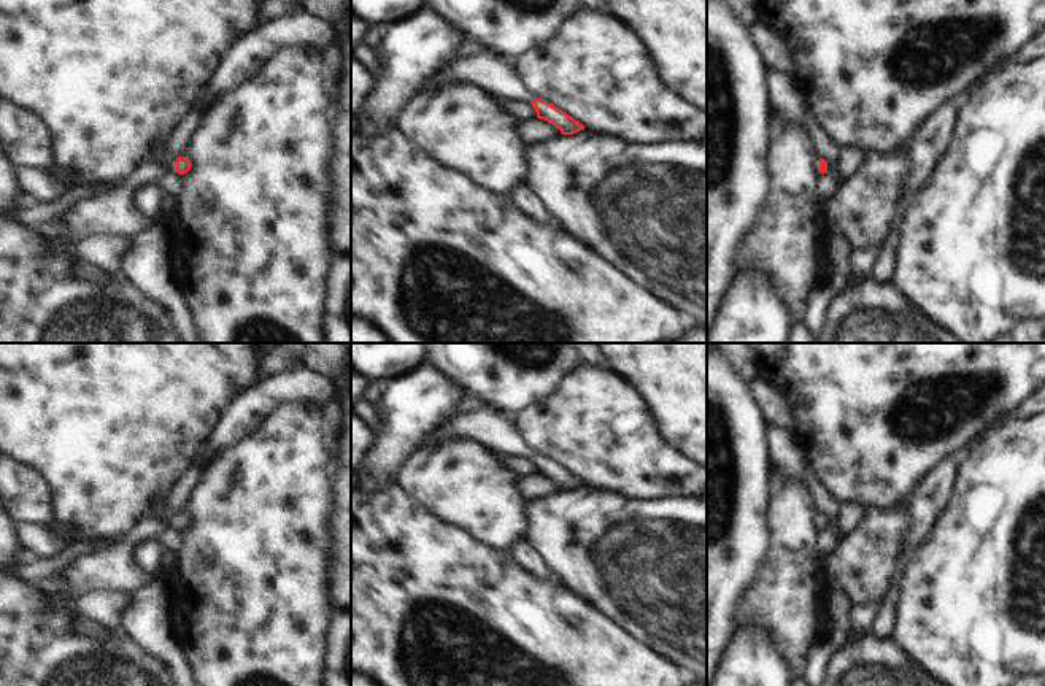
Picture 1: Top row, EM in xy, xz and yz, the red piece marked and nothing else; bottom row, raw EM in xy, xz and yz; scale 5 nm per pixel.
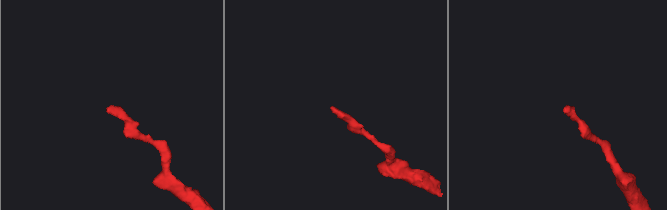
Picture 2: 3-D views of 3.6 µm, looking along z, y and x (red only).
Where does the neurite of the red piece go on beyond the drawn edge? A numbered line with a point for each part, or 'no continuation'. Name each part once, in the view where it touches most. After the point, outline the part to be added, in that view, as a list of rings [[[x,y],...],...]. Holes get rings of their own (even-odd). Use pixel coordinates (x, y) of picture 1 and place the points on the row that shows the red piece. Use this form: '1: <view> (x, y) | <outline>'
1: xy (158, 154) | [[[165,143],[160,145],[154,145],[151,148],[151,154],[148,157],[148,160],[151,162],[157,162],[157,164],[167,164],[167,172],[175,172],[176,170],[176,160],[167,160],[167,149],[165,149]]]

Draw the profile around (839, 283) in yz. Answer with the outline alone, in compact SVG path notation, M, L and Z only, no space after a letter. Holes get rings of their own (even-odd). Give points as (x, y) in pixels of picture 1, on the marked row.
M834 232L831 243L831 270L829 281L832 289L832 297L843 295L845 292L858 286L856 275L851 272L850 256L854 249L854 243L846 241Z

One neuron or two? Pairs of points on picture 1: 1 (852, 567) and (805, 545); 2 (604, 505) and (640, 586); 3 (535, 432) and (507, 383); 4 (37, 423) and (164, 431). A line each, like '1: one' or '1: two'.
1: two
2: one
3: two
4: one

